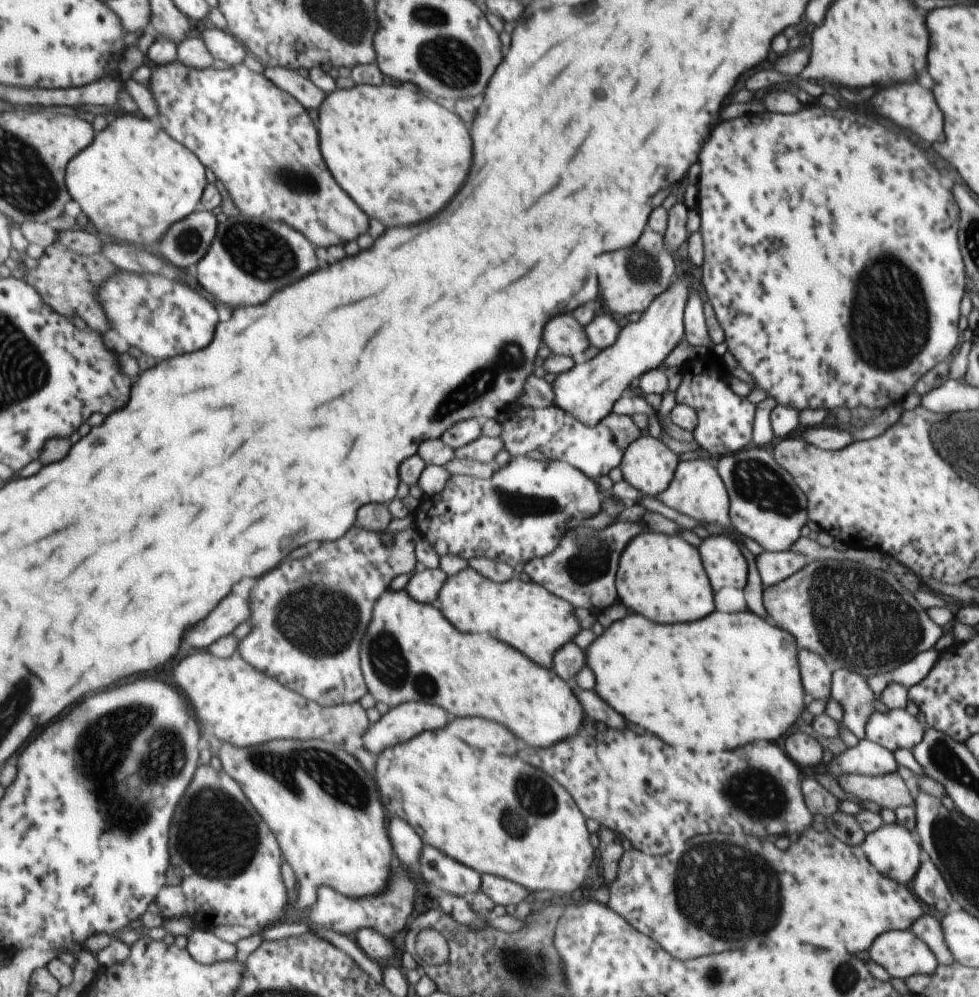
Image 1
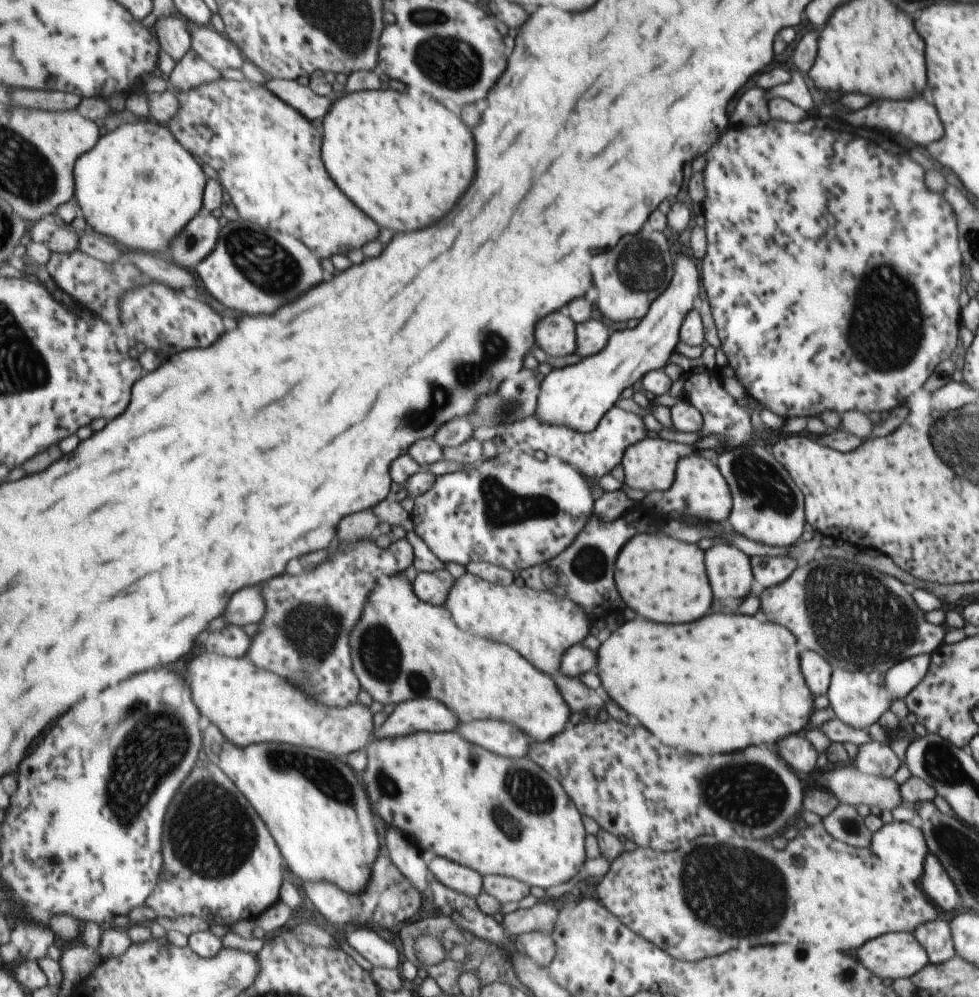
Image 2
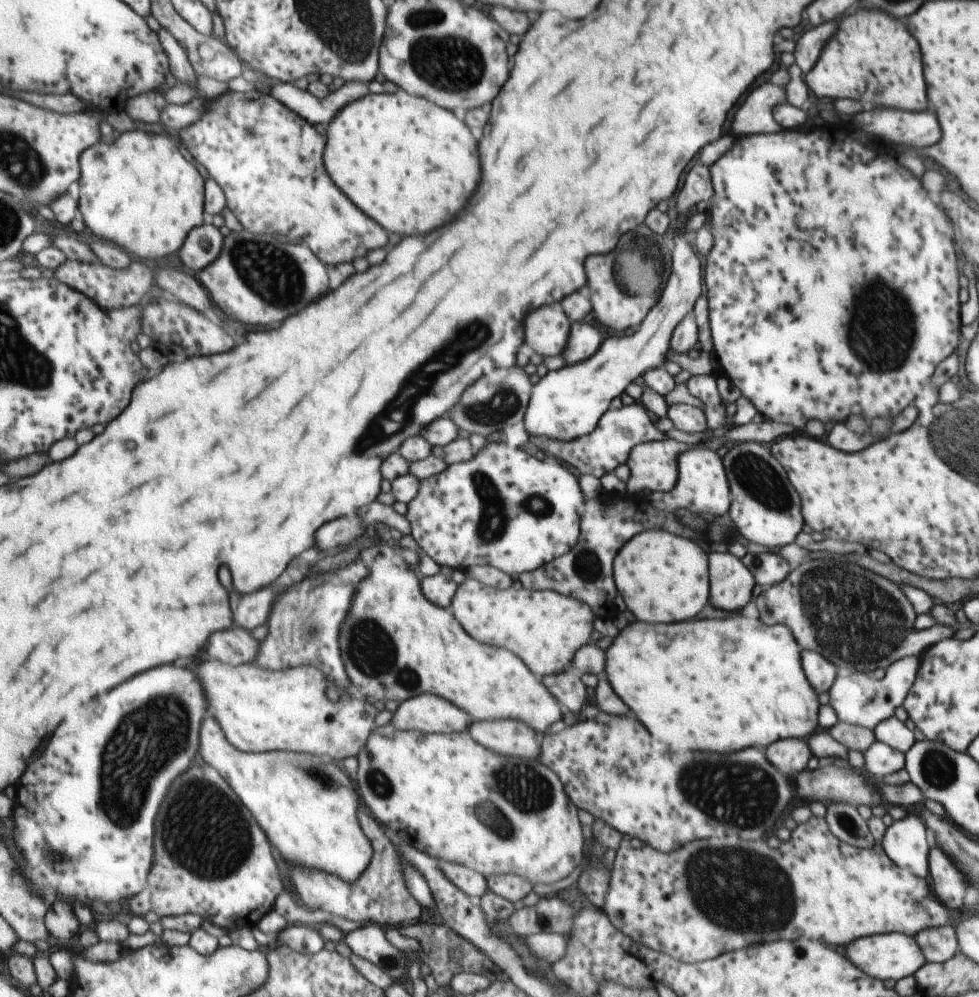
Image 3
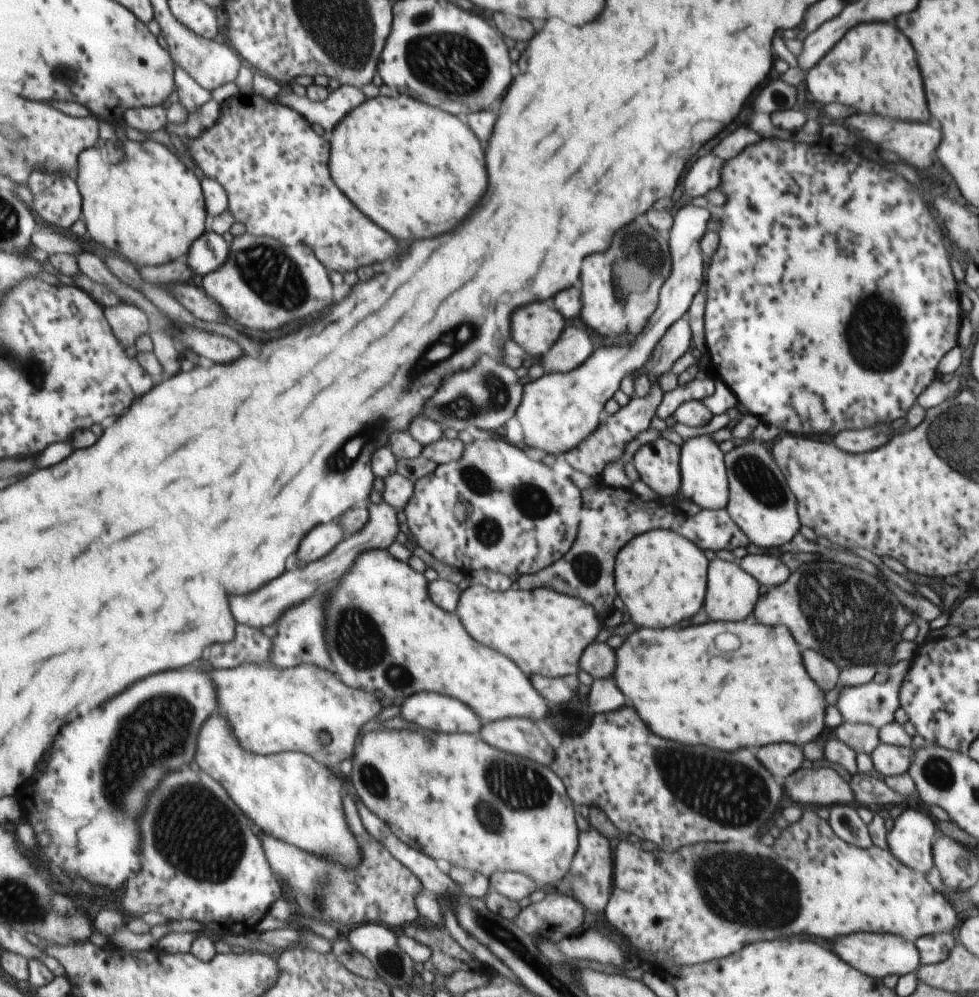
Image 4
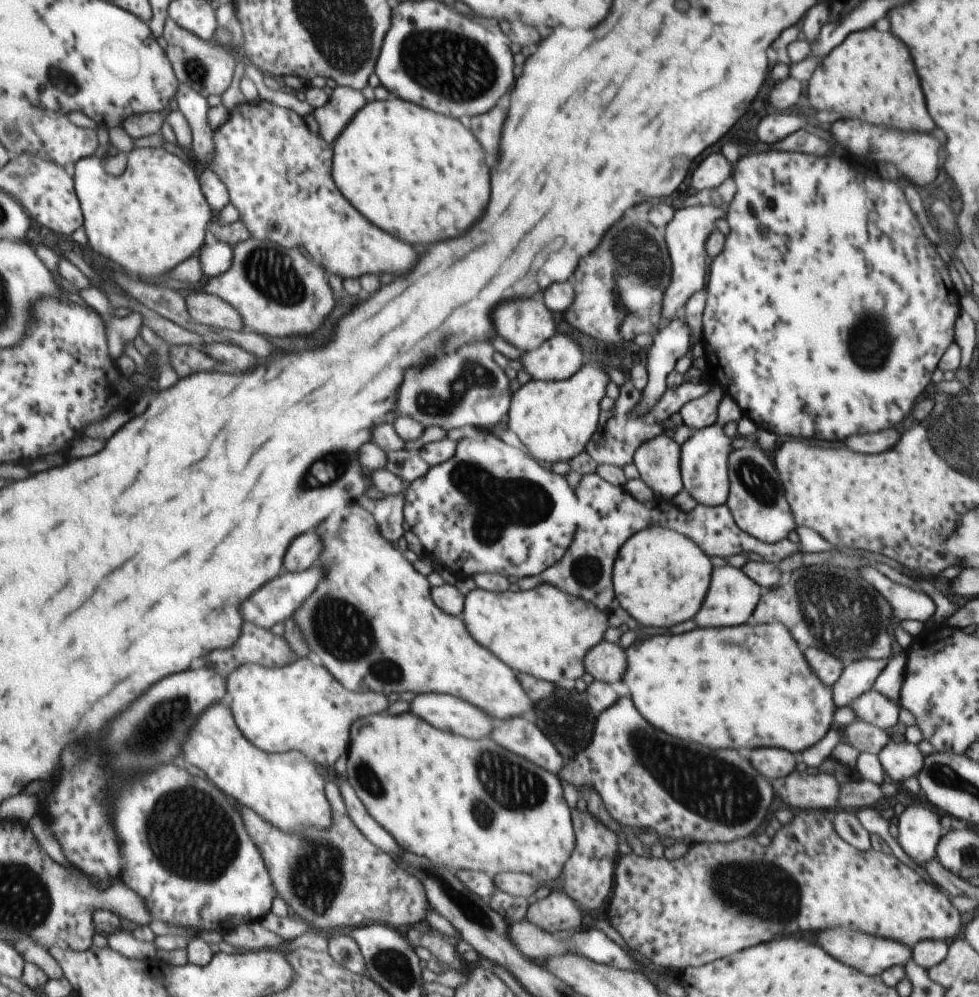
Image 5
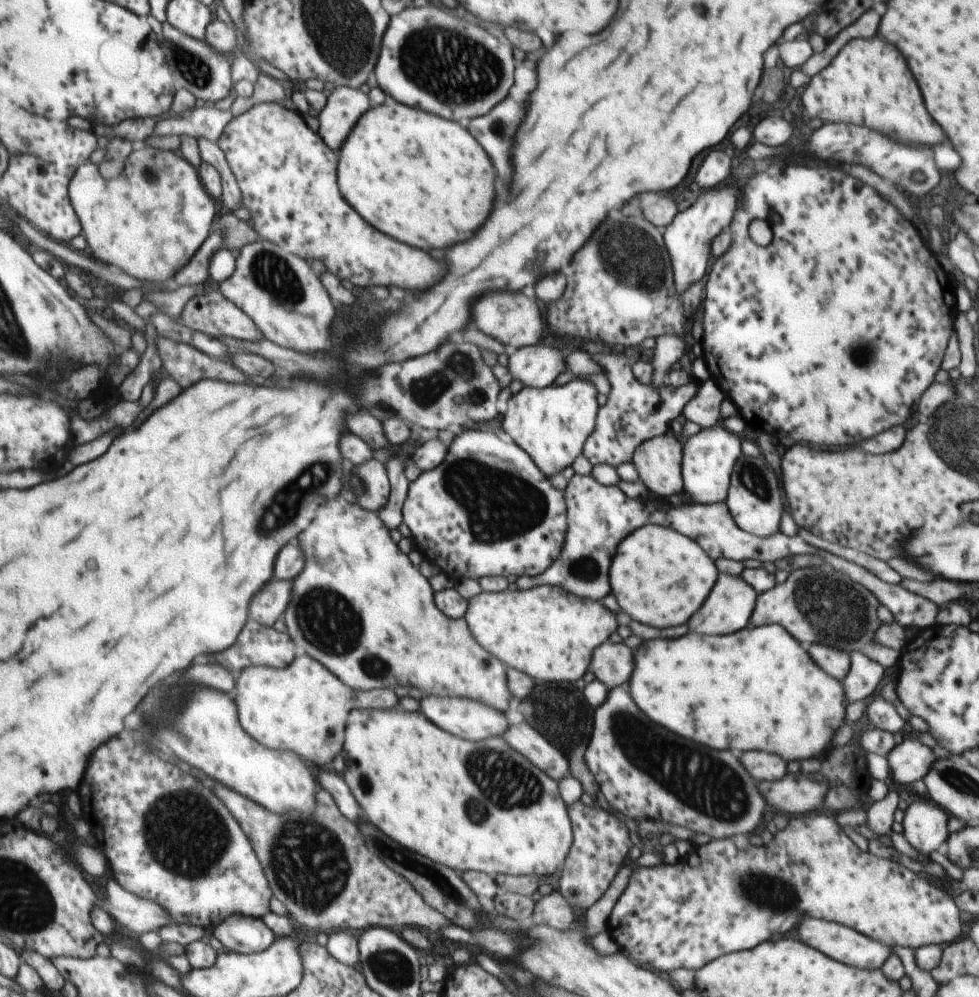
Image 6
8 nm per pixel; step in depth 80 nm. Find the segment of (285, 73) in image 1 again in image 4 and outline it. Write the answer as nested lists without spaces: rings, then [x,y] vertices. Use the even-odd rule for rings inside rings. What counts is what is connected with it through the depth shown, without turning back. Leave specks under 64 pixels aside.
[[[340,85],[327,100],[321,102],[312,101],[307,94],[304,97],[296,96],[294,93],[279,96],[279,102],[290,106],[299,116],[303,115],[313,124],[321,124],[327,137],[329,132],[332,134],[335,127],[347,118],[347,114],[365,99],[361,89],[349,85]]]

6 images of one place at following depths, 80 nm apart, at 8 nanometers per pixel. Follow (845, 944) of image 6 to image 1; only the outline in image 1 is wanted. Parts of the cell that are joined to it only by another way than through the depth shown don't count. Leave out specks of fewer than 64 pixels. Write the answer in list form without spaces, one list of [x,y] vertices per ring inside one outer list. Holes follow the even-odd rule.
[[[909,929],[886,932],[863,954],[867,960],[879,964],[890,977],[896,979],[931,974],[939,968],[926,944]]]

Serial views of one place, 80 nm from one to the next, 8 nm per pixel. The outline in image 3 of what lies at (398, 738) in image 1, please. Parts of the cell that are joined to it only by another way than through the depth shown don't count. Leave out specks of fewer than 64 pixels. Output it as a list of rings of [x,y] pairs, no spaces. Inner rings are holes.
[[[419,694],[399,703],[389,723],[399,730],[463,732],[469,726],[469,716],[443,698]]]

